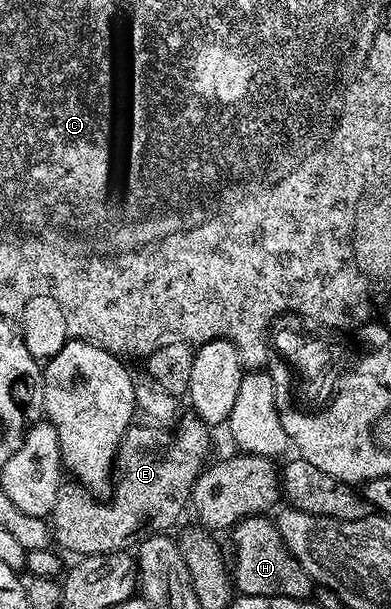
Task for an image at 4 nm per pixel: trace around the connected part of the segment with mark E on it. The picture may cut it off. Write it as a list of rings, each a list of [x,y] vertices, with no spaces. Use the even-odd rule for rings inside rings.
[[[191,413],[184,414],[174,429],[146,426],[132,425],[123,434],[115,457],[115,496],[108,503],[98,503],[98,498],[82,485],[59,488],[55,507],[49,514],[49,526],[54,542],[60,543],[58,546],[64,552],[72,551],[75,557],[122,552],[130,548],[130,543],[138,544],[148,535],[170,532],[183,510],[188,510],[191,488],[213,455],[212,432],[208,424]]]

